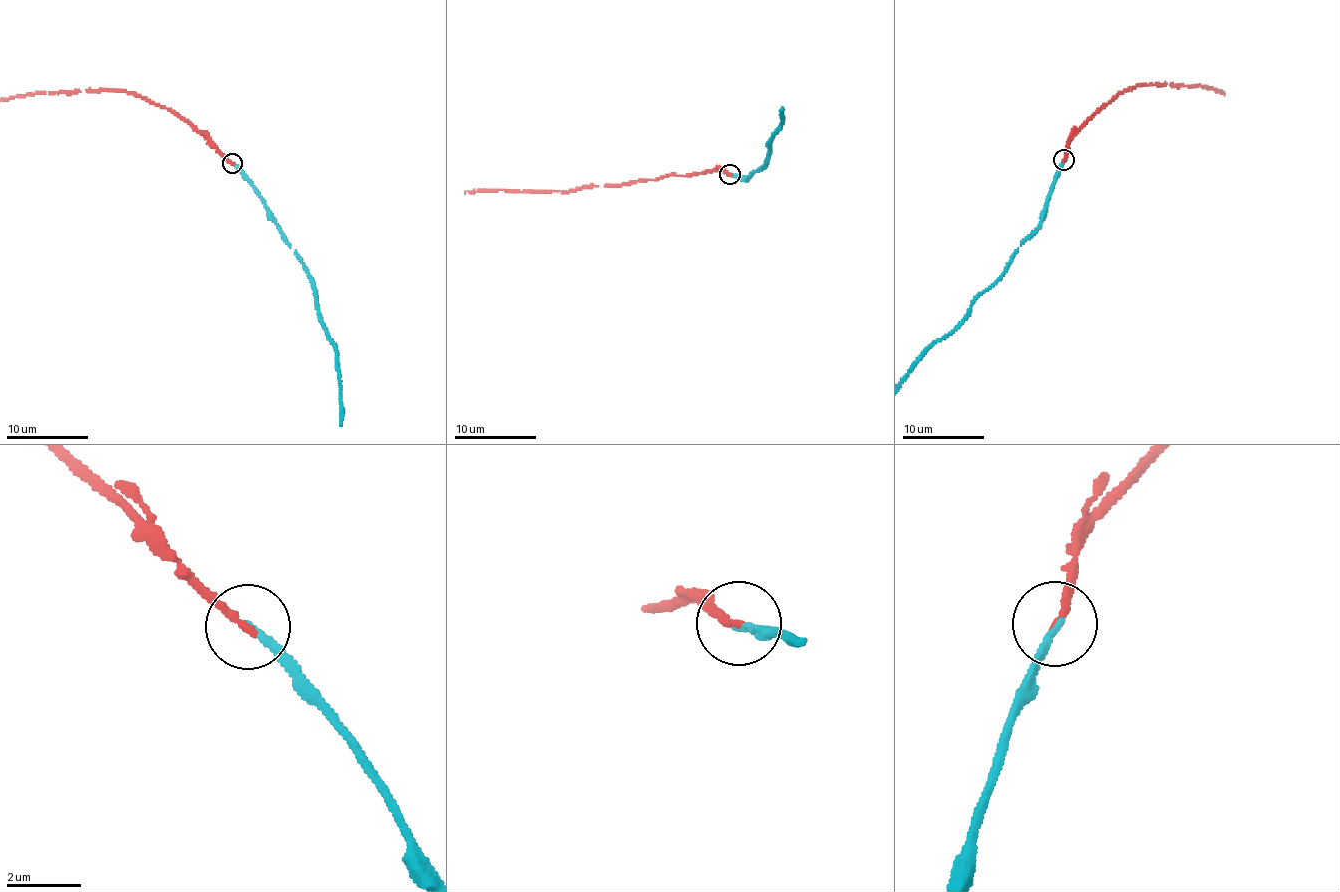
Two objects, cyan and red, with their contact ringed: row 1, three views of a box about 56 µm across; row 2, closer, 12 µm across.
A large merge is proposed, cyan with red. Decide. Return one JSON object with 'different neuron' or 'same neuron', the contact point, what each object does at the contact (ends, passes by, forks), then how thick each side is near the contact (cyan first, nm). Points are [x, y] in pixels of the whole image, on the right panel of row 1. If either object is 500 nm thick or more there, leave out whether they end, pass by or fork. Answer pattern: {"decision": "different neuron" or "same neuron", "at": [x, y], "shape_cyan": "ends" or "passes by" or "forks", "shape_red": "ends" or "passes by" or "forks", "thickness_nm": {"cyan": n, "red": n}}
{"decision": "same neuron", "at": [1064, 160], "shape_cyan": "ends", "shape_red": "ends", "thickness_nm": {"cyan": 180, "red": 200}}

